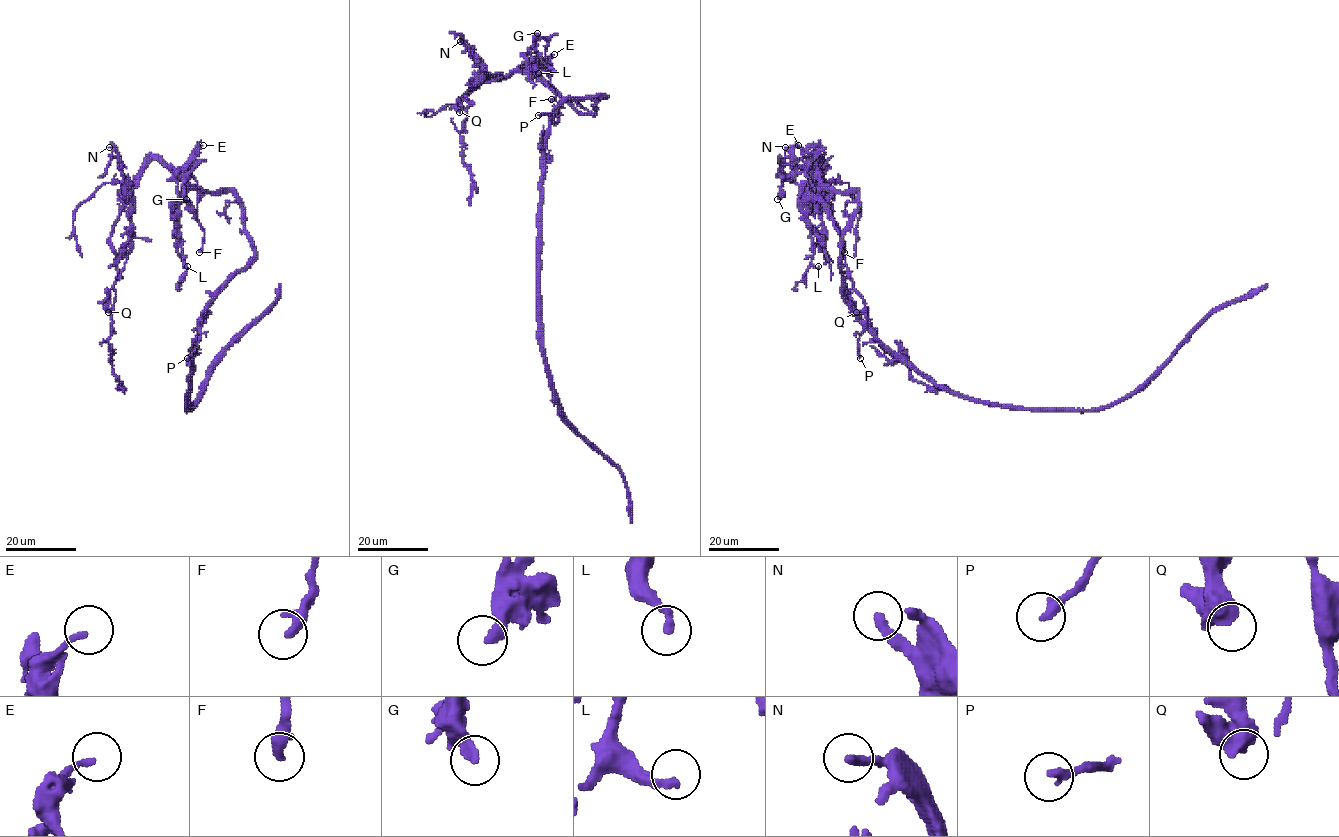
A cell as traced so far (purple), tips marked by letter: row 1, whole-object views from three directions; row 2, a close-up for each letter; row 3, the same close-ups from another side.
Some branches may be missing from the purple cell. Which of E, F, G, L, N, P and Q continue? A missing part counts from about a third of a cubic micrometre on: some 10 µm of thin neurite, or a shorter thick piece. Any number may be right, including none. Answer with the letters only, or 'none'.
L, P, Q

